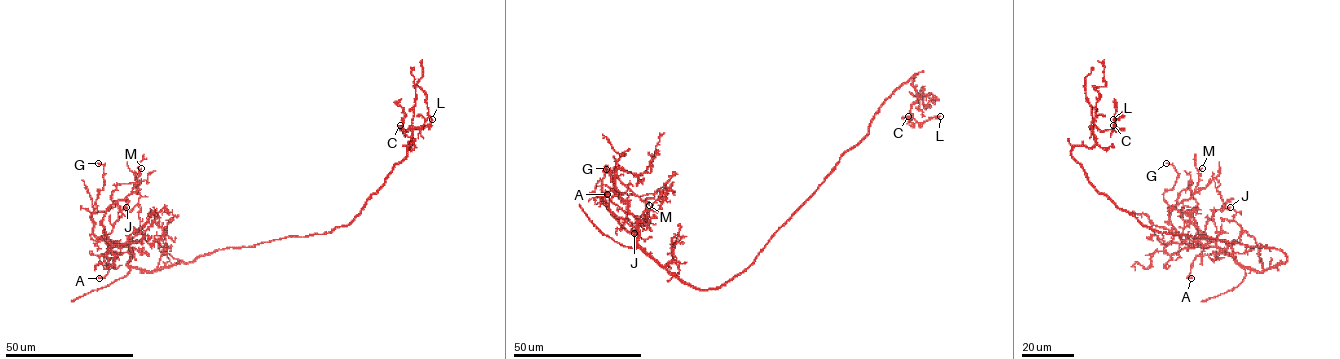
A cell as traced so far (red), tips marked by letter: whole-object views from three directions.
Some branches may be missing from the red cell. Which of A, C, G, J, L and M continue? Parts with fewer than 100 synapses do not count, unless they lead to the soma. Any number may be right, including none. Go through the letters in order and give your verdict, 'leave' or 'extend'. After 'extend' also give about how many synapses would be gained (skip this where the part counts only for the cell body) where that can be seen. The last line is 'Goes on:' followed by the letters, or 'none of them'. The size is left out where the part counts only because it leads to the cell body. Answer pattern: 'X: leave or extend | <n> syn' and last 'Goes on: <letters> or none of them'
A: leave
C: leave
G: leave
J: leave
L: leave
M: leave
Goes on: none of them

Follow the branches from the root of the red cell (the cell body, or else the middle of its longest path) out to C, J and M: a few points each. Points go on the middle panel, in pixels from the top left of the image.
C: (776, 232), (840, 158), (867, 134), (881, 104), (915, 74), (912, 86), (920, 97), (908, 116)
J: (776, 232), (751, 264), (711, 289), (685, 284), (656, 263), (607, 208), (606, 196), (634, 233)
M: (776, 232), (743, 271), (719, 287), (697, 289), (672, 276), (636, 243), (637, 220), (610, 174), (649, 205)

